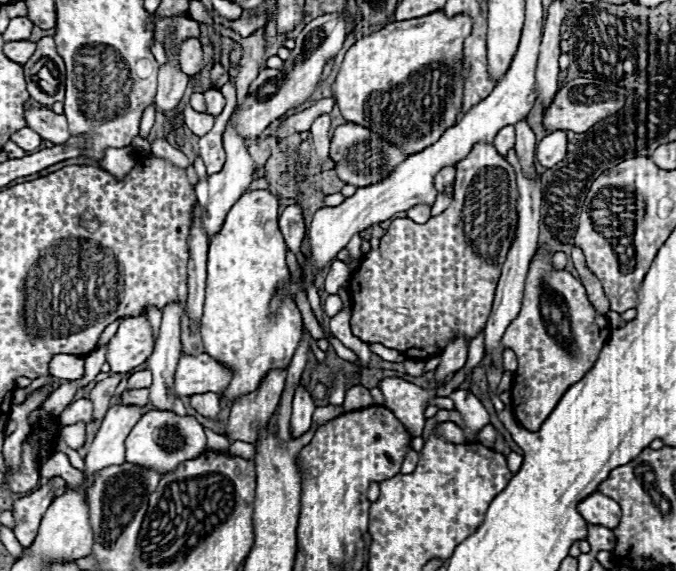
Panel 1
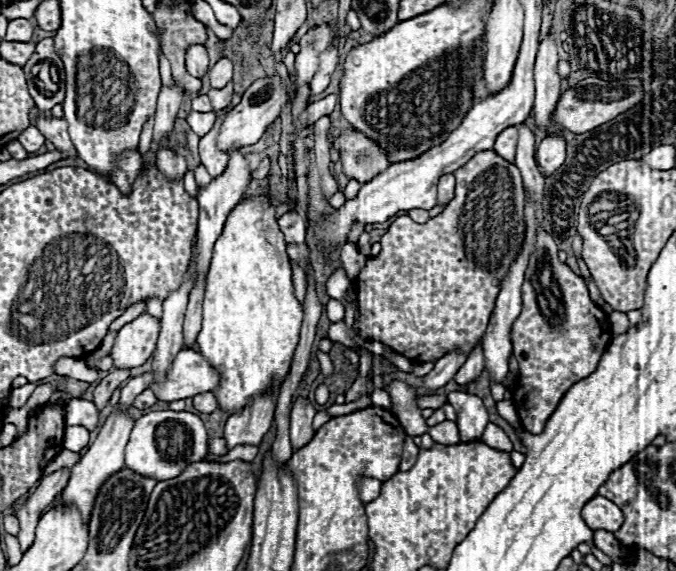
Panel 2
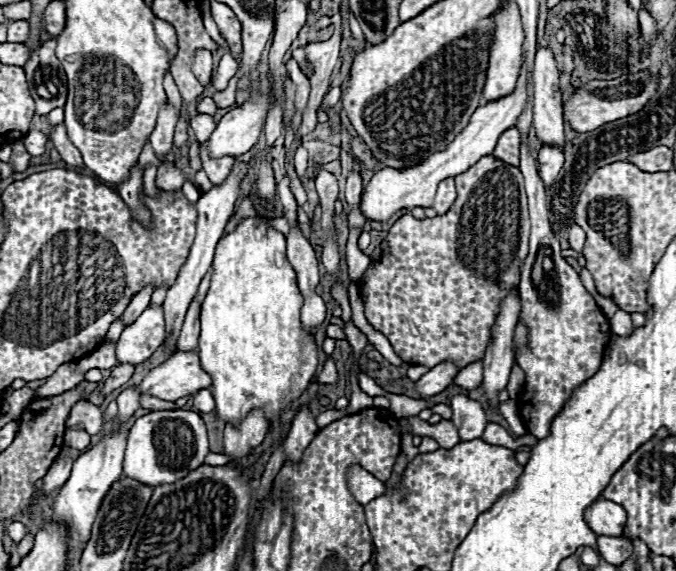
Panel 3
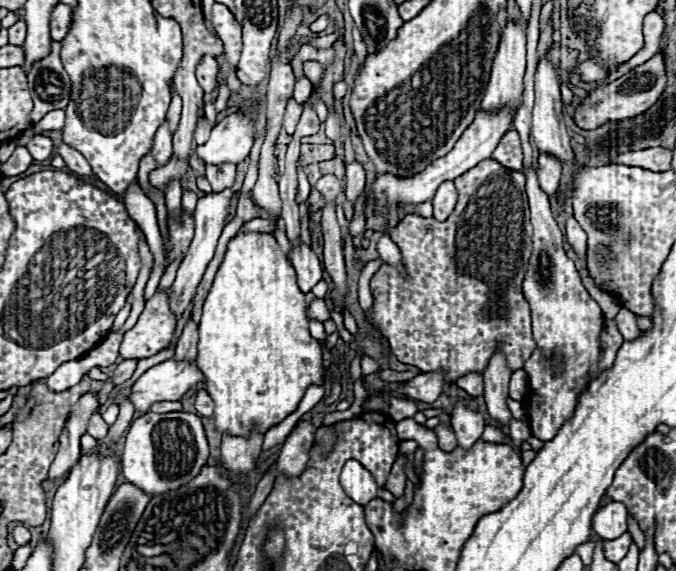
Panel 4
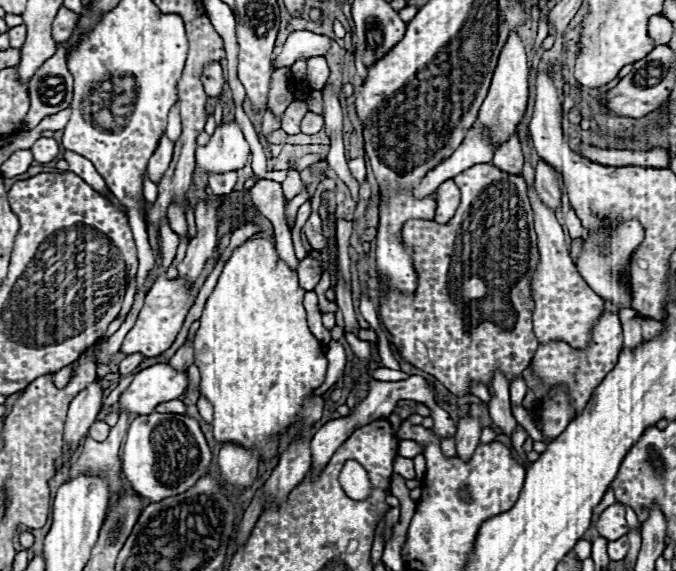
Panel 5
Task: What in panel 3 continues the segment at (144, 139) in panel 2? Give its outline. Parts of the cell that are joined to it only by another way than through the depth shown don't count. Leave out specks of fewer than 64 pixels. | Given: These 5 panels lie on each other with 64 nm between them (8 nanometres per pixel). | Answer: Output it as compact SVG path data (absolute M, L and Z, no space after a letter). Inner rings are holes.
M149 139L146 140L146 144L142 149L138 162L142 167L141 168L142 172L145 171L148 165L154 165L158 167L162 163L162 161L155 156L154 151L150 145Z

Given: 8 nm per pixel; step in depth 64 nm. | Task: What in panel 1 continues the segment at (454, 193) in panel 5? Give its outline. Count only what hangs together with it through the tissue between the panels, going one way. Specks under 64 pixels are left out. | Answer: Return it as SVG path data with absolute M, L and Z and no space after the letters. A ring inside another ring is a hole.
M442 168L434 180L434 186L440 194L452 194L454 188L454 168Z

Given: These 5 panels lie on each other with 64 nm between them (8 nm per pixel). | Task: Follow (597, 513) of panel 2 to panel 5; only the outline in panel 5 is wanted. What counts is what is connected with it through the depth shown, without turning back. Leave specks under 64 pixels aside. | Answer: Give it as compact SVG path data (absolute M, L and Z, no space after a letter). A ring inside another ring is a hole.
M612 504L612 506L608 506L602 514L600 514L600 518L598 518L598 522L596 522L596 528L598 528L598 532L600 532L600 536L604 536L606 540L618 540L618 538L622 538L622 536L626 536L628 532L630 532L630 528L628 528L628 524L626 524L626 520L624 520L624 506L622 504Z

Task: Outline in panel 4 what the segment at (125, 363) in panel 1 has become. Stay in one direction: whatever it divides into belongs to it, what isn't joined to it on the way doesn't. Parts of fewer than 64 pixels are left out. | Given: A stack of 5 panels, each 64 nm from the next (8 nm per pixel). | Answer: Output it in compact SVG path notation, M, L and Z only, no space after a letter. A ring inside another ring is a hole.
M166 288L164 292L156 290L154 296L146 300L146 308L136 326L124 334L120 344L122 358L150 358L170 344L178 322L170 310L170 294L172 288Z

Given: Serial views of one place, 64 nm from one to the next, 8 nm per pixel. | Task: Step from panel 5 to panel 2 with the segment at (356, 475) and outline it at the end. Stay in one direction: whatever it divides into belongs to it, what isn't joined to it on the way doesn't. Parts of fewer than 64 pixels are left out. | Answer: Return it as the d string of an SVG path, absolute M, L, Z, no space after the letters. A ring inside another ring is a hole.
M368 476L358 478L358 494L360 494L360 500L364 504L368 500L374 500L380 494L380 488L382 488L382 482L376 478L368 478Z

